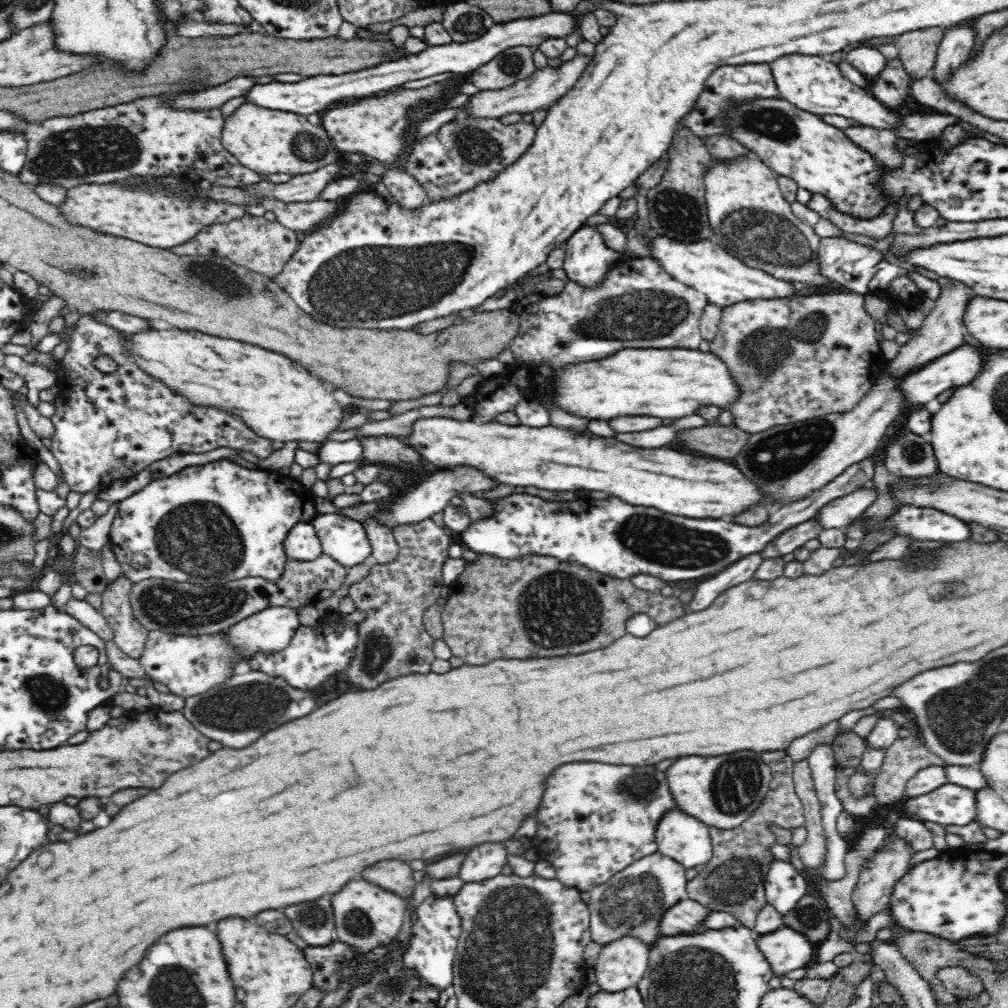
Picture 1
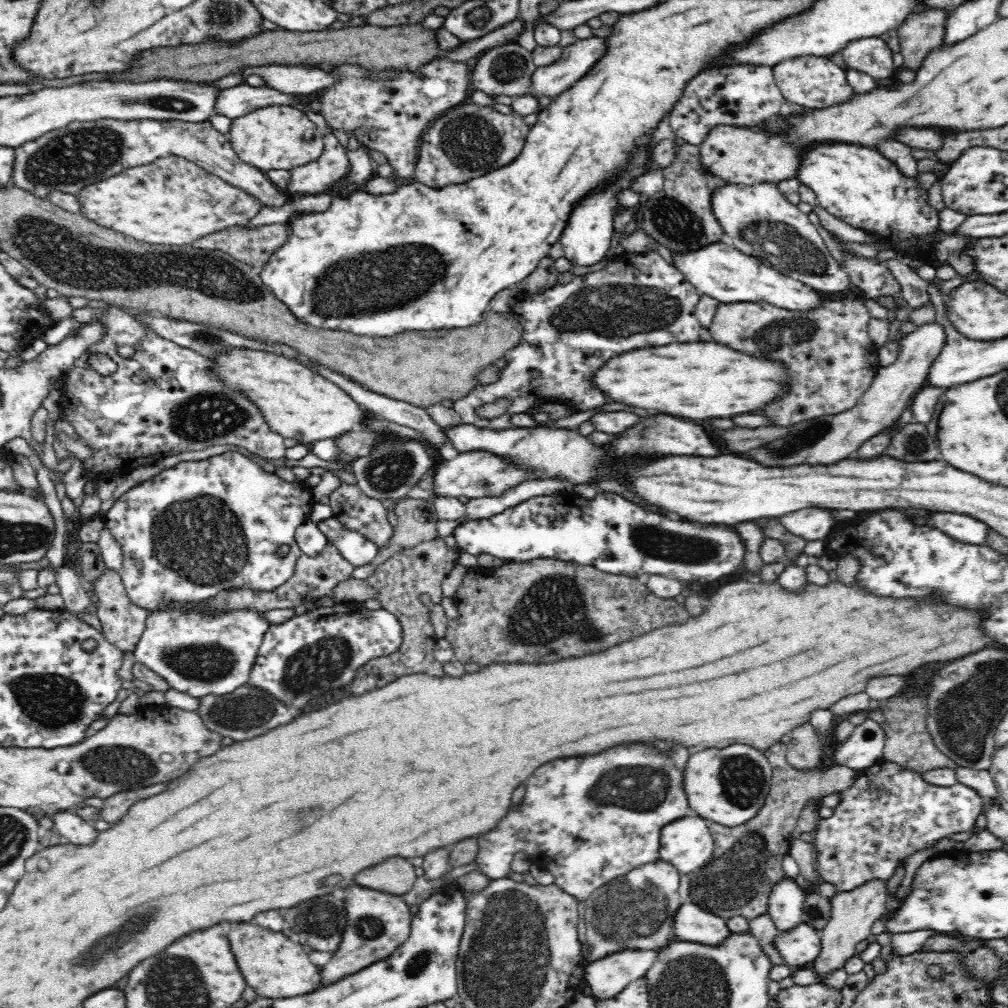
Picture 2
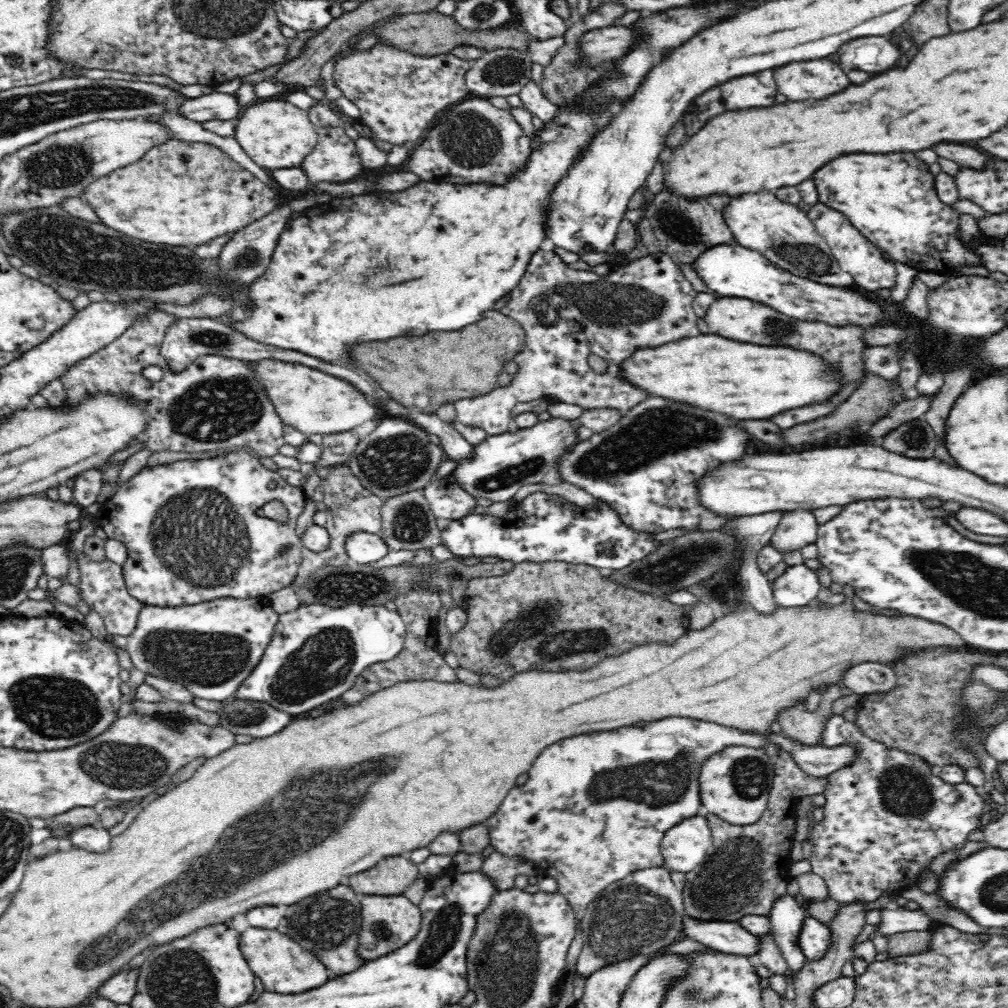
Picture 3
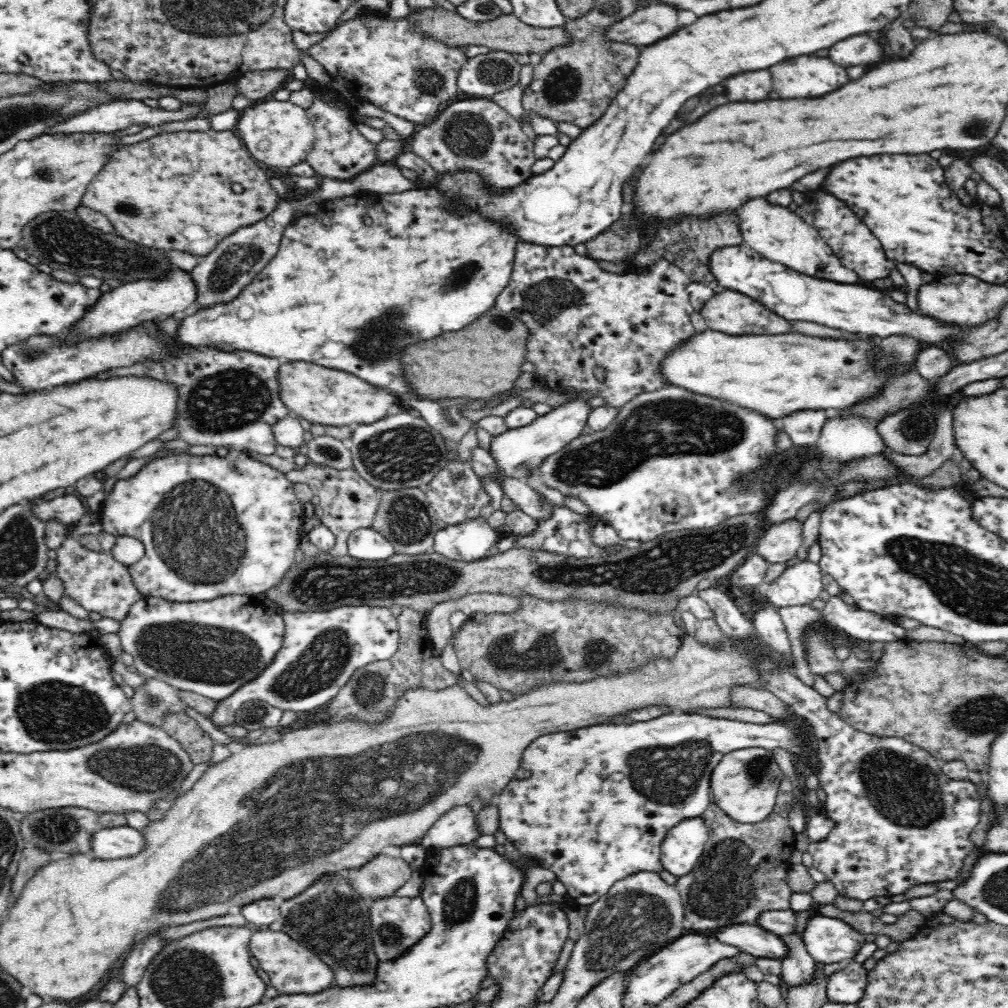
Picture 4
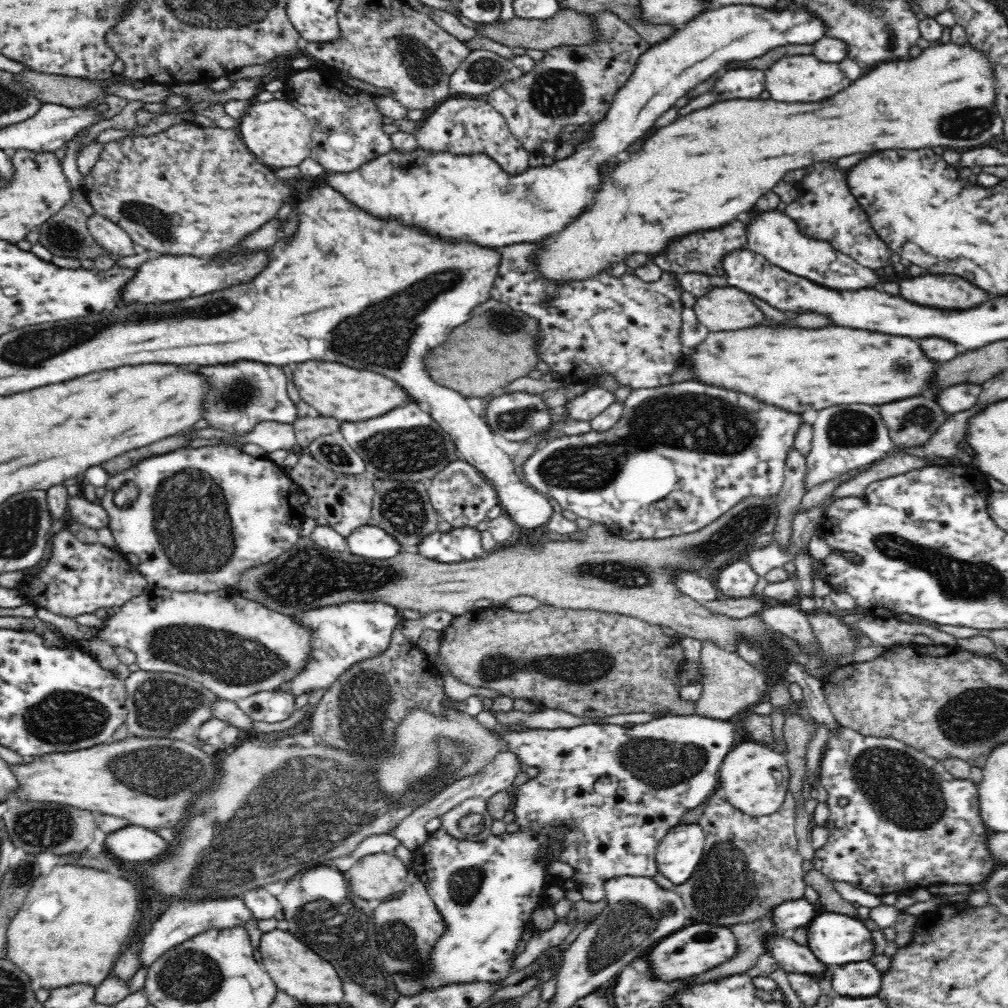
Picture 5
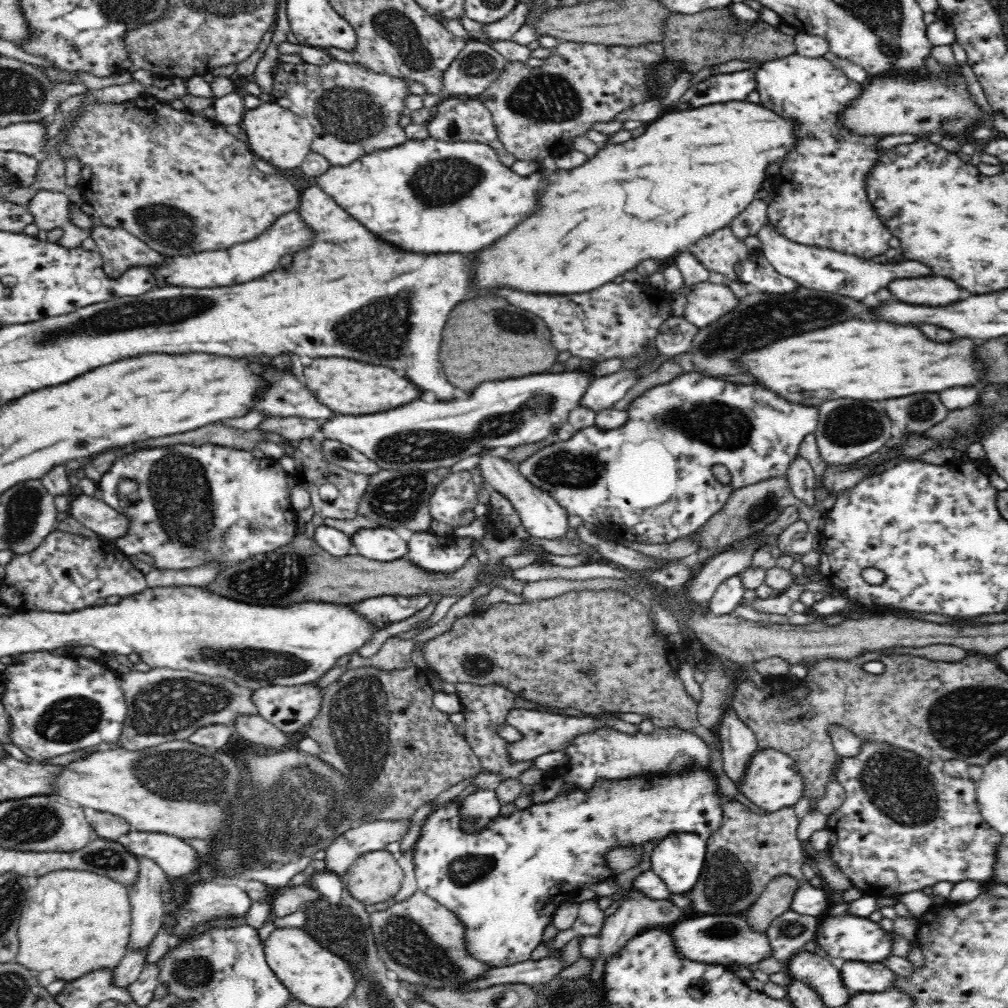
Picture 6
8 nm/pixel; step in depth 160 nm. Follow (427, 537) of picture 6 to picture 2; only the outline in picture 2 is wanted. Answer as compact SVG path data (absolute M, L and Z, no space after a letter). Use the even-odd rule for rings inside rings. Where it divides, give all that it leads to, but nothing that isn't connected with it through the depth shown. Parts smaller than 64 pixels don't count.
M570 492L567 496L563 493L561 497L556 495L536 496L534 498L529 498L526 502L521 502L518 506L506 509L504 512L496 514L496 516L493 516L492 518L466 521L465 523L459 524L453 530L453 534L457 542L456 549L458 551L466 551L474 555L482 553L490 554L490 556L496 556L496 558L501 558L505 562L528 562L532 559L548 557L579 565L590 565L608 574L624 575L632 578L638 578L642 574L664 575L676 578L682 582L710 582L716 580L716 578L722 579L724 576L734 573L743 566L745 550L748 550L746 549L746 545L744 545L744 541L737 533L737 530L735 530L734 525L699 523L698 526L696 526L687 519L671 516L660 511L654 511L648 509L646 505L630 502L619 494L606 492L598 492L593 499L584 499L575 492Z

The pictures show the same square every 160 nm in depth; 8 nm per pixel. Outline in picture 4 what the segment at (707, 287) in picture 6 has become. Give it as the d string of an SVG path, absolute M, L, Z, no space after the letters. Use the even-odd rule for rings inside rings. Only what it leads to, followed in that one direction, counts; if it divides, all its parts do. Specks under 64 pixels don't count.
M725 289L721 294L715 296L704 304L701 310L709 330L724 332L724 334L788 334L792 332L792 324L778 314L772 314L756 300L738 294L735 290Z

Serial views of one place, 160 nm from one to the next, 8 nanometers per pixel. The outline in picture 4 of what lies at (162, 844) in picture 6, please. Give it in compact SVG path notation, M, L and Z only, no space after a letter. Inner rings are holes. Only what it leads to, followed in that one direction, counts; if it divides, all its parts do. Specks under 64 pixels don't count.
M130 826L101 827L90 838L90 847L98 859L116 859L138 854L144 848L142 833Z

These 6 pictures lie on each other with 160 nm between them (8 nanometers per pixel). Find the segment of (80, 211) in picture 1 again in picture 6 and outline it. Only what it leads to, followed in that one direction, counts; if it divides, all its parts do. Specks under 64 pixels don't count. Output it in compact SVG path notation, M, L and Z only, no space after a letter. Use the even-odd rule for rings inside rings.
M142 94L141 96L130 99L122 103L100 103L94 102L81 108L84 111L78 124L71 130L70 136L66 141L59 144L59 148L65 152L66 157L78 156L82 161L81 175L77 182L78 188L82 190L83 200L92 206L95 214L95 220L112 228L123 228L130 234L136 235L136 238L142 240L152 250L170 256L188 256L196 253L198 250L226 250L234 244L248 242L256 236L260 236L272 222L288 212L296 211L301 199L301 193L298 188L283 177L282 174L268 175L254 166L254 154L250 148L235 135L228 133L222 124L213 121L212 118L204 118L199 112L189 110L175 110L170 106L170 102L160 102L156 98Z

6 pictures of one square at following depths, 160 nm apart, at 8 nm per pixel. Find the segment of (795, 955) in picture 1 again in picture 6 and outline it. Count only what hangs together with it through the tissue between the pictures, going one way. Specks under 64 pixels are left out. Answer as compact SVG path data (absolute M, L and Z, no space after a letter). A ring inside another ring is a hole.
M825 914L819 918L814 940L820 953L834 963L843 961L879 962L892 954L892 932L884 931L869 917L850 914L832 916Z

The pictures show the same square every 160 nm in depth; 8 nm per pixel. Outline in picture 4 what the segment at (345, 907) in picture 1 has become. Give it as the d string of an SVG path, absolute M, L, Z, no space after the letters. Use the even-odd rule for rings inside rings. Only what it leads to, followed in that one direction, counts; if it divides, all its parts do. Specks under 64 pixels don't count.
M393 895L373 900L369 906L372 948L379 960L392 960L406 953L430 930L430 915L421 897L399 898Z

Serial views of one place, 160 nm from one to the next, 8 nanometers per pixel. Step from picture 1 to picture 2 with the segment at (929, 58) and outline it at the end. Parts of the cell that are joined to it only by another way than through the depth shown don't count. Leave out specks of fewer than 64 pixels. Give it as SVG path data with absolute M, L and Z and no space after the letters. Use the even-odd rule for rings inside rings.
M942 10L910 14L904 19L904 24L896 28L904 66L918 70L924 58L942 46L948 15L948 12Z

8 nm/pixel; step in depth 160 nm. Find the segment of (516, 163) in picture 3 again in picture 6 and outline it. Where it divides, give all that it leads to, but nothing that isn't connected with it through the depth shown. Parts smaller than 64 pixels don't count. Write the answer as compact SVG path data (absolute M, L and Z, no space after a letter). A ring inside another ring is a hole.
M449 96L442 100L436 108L436 115L430 119L426 126L428 137L440 139L444 142L480 142L492 147L500 162L511 168L511 164L517 161L517 158L508 150L498 138L498 133L493 121L490 110L479 100L457 98Z

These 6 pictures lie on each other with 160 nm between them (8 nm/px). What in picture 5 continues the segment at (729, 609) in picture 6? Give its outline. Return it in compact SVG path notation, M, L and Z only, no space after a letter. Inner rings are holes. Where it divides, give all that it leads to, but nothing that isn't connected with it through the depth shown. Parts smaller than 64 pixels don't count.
M740 558L722 568L713 578L724 598L739 599L754 595L760 575L754 572L746 558Z

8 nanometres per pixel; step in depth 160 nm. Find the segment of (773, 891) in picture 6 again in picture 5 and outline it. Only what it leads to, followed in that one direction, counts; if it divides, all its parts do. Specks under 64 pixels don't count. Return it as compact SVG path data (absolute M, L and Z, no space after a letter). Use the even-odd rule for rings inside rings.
M771 910L760 920L730 925L729 929L736 937L736 954L730 960L726 960L726 962L722 962L722 964L710 970L705 970L681 981L680 986L674 990L674 997L694 985L716 982L735 974L748 972L748 970L757 966L760 956L766 953L766 947L764 947L766 936L772 934L772 932L777 932L774 923L772 923Z

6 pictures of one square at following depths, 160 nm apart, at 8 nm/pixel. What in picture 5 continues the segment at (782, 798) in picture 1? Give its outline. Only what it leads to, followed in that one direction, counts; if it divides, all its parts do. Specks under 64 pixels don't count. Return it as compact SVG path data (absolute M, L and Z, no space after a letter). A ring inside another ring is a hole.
M787 791L780 809L772 815L750 818L733 808L714 792L704 804L704 814L700 816L700 827L705 833L704 854L700 864L684 885L674 885L671 890L682 897L688 912L689 922L712 923L716 926L751 923L770 913L775 906L784 902L803 899L806 890L804 883L804 858L798 853L795 834L796 799Z

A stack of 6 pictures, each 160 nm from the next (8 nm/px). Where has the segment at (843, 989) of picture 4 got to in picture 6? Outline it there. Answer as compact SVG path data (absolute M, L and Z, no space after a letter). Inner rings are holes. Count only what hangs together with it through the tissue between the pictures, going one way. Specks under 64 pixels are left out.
M843 961L837 963L837 966L840 968L842 984L848 989L850 994L884 992L894 985L894 978L896 978L894 971L879 962Z

